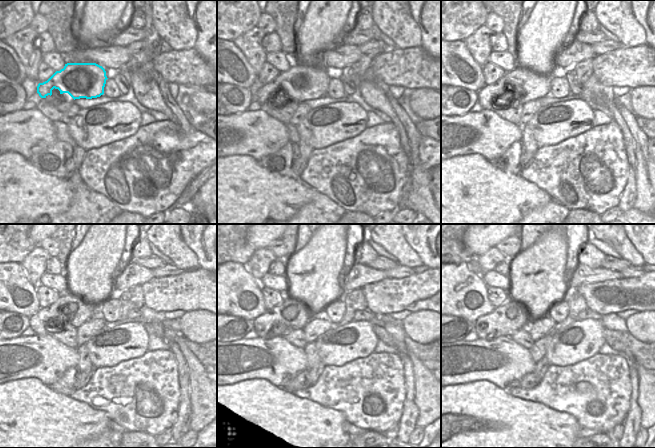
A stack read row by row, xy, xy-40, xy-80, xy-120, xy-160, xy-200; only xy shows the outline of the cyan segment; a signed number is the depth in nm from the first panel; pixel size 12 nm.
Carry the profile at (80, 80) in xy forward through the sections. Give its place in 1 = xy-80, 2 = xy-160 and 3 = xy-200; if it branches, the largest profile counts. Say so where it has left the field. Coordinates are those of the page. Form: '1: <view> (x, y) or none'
1: xy-80 (527, 84)
2: xy-160 (271, 324)
3: xy-200 (496, 324)

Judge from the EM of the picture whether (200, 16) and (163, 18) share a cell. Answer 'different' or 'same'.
different

